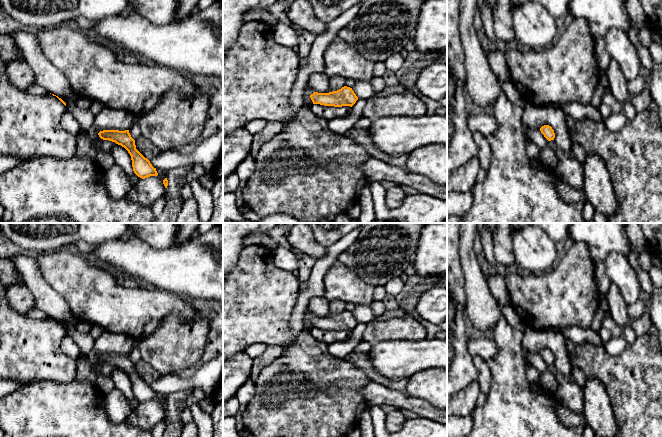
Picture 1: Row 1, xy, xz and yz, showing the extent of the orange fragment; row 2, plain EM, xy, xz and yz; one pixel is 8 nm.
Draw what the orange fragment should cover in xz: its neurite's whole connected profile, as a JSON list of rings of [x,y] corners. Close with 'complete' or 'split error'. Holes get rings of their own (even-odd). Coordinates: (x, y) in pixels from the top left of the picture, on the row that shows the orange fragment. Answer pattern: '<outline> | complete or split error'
[[[344,86],[341,89],[329,93],[314,92],[310,95],[313,104],[320,104],[324,106],[350,106],[352,107],[358,97],[352,90],[352,88]]] | complete

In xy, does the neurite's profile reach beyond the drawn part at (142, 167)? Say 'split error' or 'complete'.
complete

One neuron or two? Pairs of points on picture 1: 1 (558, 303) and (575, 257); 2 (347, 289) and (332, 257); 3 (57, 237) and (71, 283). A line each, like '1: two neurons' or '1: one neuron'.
1: one neuron
2: two neurons
3: two neurons

